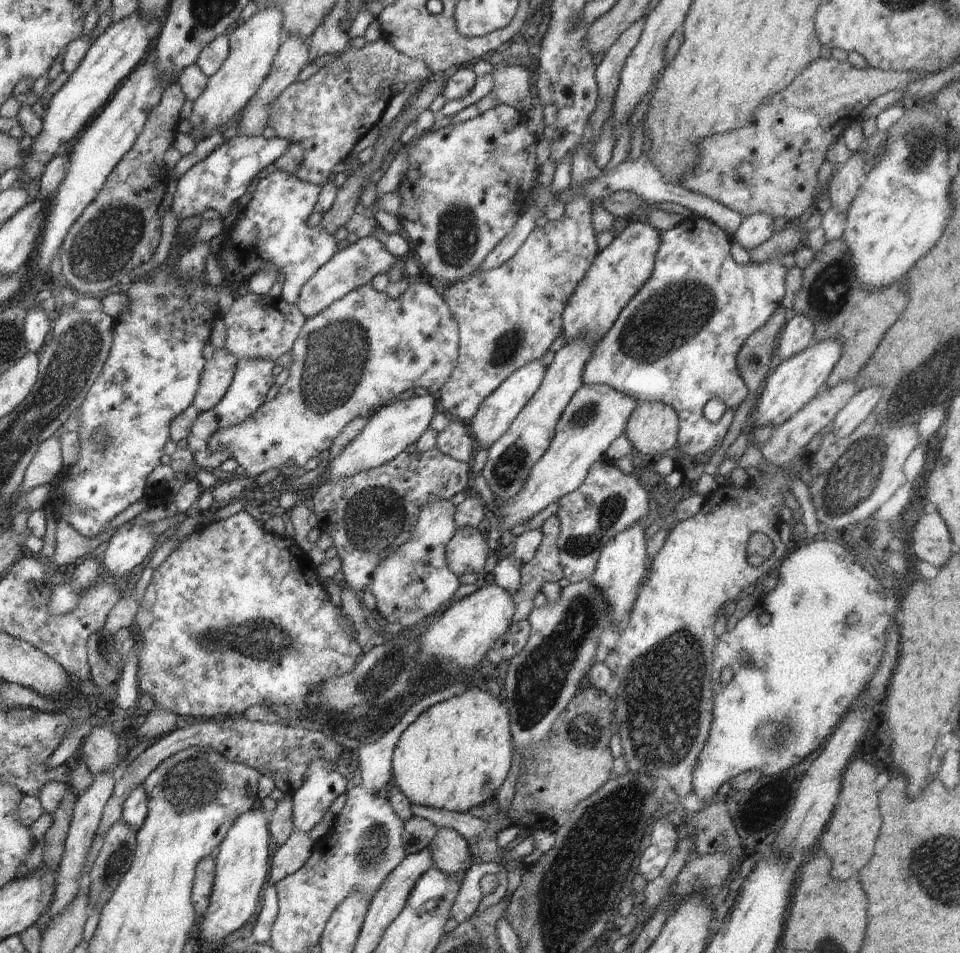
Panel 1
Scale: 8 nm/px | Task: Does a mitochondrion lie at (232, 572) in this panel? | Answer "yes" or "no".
no

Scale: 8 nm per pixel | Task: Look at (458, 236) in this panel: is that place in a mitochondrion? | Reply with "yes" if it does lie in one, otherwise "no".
yes

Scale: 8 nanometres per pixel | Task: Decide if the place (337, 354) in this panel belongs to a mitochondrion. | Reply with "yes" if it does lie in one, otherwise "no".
yes

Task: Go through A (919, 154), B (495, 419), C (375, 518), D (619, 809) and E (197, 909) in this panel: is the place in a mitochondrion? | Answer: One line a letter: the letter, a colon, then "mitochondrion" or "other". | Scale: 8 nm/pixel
A: mitochondrion
B: other
C: mitochondrion
D: mitochondrion
E: other

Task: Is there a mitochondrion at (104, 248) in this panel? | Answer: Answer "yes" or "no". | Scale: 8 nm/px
yes

